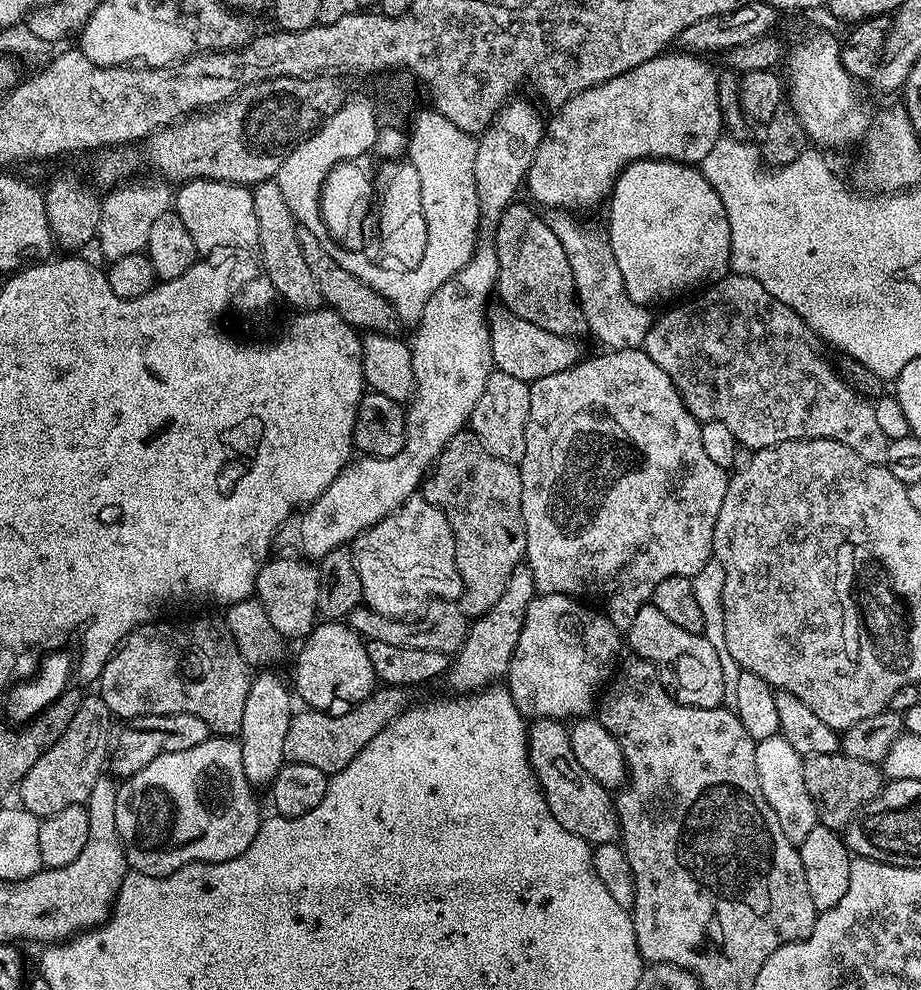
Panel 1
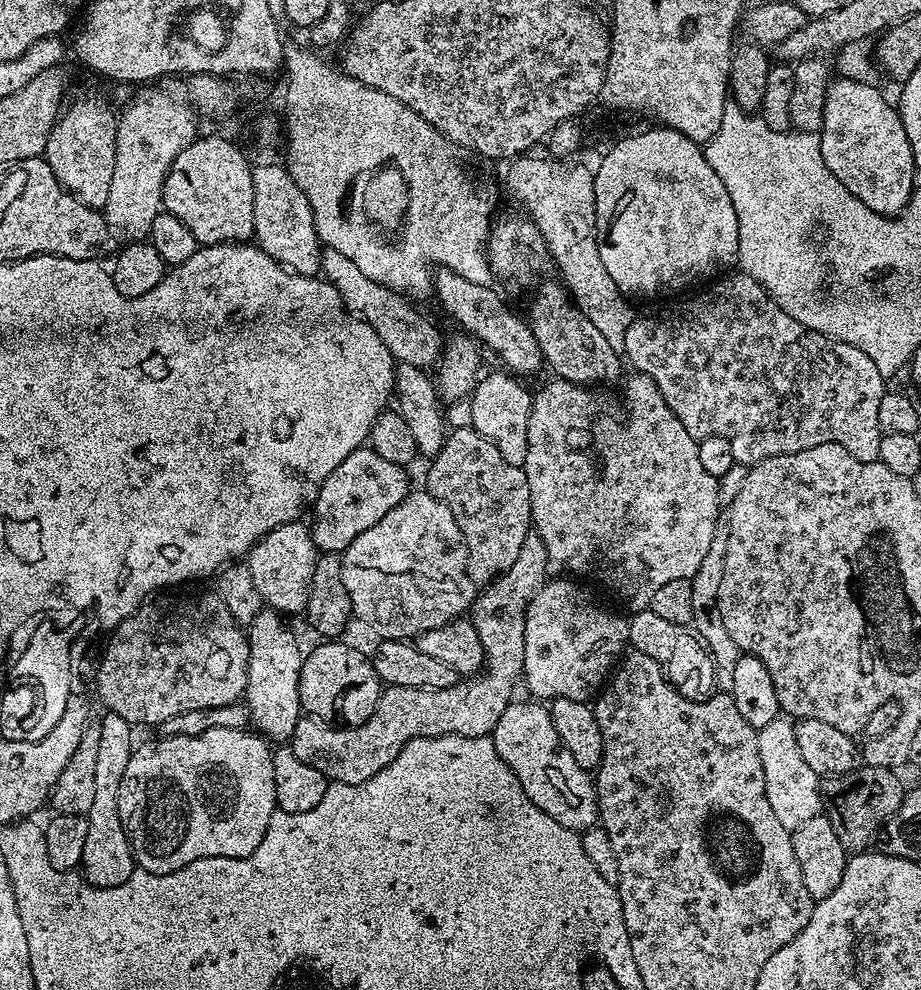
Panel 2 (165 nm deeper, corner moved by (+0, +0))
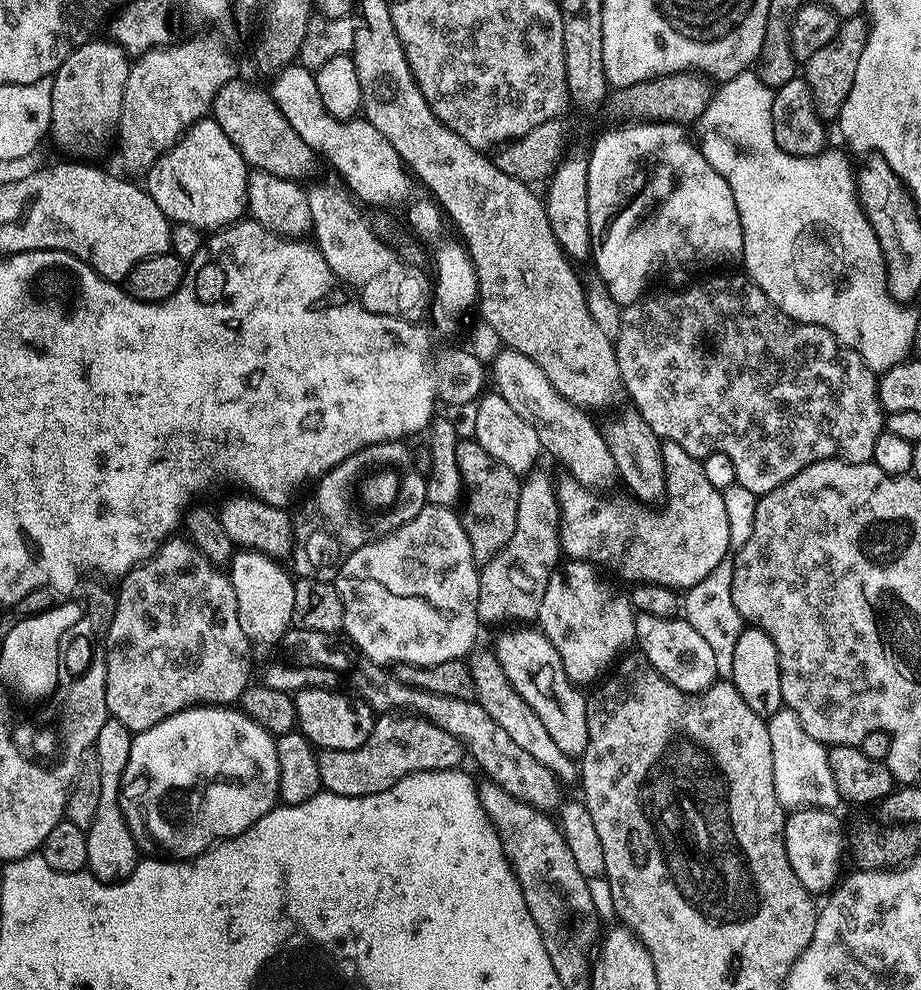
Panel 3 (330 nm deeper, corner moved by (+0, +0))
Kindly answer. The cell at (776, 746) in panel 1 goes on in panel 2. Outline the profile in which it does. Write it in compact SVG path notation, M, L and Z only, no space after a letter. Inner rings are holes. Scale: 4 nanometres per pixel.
M778 718L756 733L758 750L762 758L762 772L766 778L766 798L770 798L770 807L778 822L789 830L800 828L810 818L821 815L820 783L821 777L802 758L802 750L798 750L796 725L791 719Z

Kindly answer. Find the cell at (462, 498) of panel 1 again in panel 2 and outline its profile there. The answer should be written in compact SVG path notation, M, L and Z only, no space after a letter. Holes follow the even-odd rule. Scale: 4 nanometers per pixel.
M471 426L456 428L447 433L440 453L431 459L432 466L428 470L426 491L438 502L442 502L454 514L454 522L458 522L458 530L462 534L464 544L468 548L468 576L476 586L488 586L497 576L502 575L510 566L514 566L514 558L518 558L518 550L522 550L522 542L530 535L532 528L532 507L530 506L530 482L526 478L523 467L506 462L502 454L482 434L478 434Z

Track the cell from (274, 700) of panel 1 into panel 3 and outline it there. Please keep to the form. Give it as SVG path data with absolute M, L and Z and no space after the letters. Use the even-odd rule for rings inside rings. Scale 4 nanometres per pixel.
M240 550L233 555L230 579L238 602L238 626L242 626L242 634L246 634L249 645L276 644L287 637L294 614L296 585L284 566L261 552Z

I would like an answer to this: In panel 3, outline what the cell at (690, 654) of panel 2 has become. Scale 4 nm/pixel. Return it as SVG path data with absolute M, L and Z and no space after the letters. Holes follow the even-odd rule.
M639 614L636 617L636 638L638 651L648 659L648 664L666 682L678 686L683 692L705 692L711 684L717 683L714 650L702 639L684 619L654 618L654 614Z

